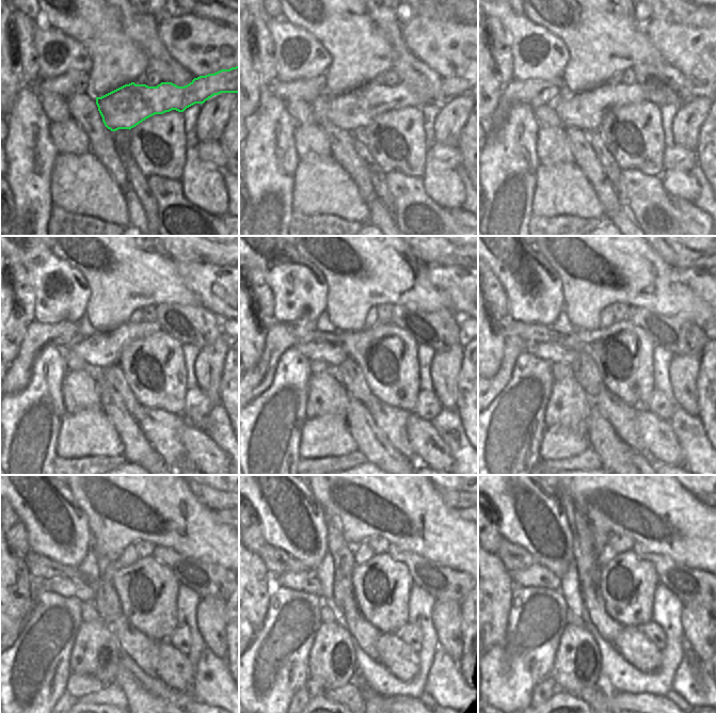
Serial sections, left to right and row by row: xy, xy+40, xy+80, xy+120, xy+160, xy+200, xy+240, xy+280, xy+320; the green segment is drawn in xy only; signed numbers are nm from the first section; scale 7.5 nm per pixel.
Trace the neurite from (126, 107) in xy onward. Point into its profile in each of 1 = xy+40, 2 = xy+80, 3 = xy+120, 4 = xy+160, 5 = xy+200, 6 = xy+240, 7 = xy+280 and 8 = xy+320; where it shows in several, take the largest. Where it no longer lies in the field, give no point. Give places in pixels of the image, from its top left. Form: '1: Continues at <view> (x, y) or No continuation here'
1: Continues at xy+40 (354, 110)
2: Continues at xy+80 (586, 110)
3: Continues at xy+120 (104, 349)
4: Continues at xy+160 (332, 354)
5: Continues at xy+200 (551, 351)
6: Continues at xy+240 (84, 591)
7: Continues at xy+280 (306, 581)
8: Continues at xy+320 (537, 574)

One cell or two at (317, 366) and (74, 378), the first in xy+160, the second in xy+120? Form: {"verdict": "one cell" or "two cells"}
{"verdict": "two cells"}

